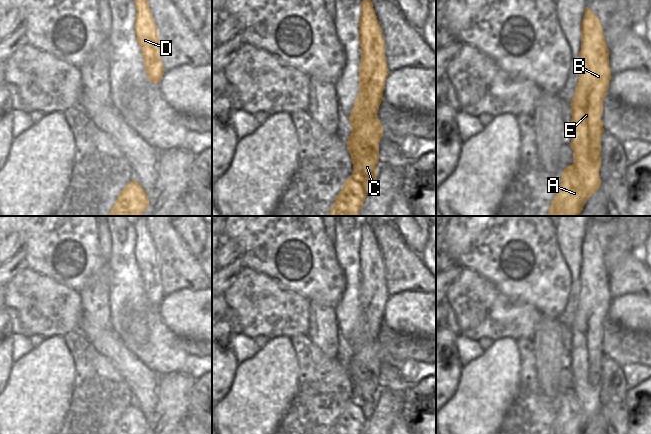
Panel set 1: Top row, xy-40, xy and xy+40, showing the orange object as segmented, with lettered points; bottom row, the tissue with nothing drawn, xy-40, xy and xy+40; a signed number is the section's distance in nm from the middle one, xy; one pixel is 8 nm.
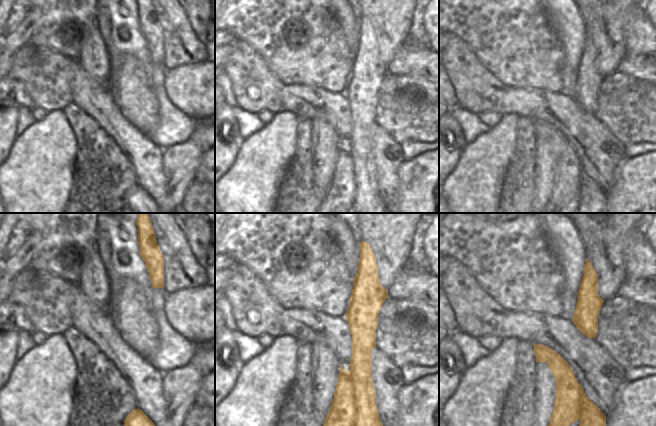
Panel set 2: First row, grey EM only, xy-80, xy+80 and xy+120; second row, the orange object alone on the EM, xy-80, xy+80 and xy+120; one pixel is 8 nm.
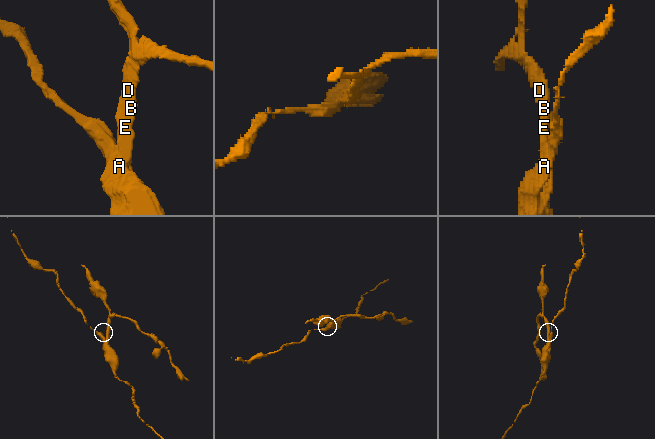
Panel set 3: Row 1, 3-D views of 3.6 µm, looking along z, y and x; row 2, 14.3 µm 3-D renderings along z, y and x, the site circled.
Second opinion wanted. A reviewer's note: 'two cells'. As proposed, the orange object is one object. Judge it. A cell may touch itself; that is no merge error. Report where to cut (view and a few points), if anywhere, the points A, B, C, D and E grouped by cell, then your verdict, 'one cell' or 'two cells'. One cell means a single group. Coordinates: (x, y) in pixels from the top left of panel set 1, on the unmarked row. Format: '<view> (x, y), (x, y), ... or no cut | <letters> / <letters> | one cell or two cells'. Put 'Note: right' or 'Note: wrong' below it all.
xy (350, 377), (356, 373), (368, 373), (370, 380), (378, 379) | A C / B D E | two cells
Note: right

